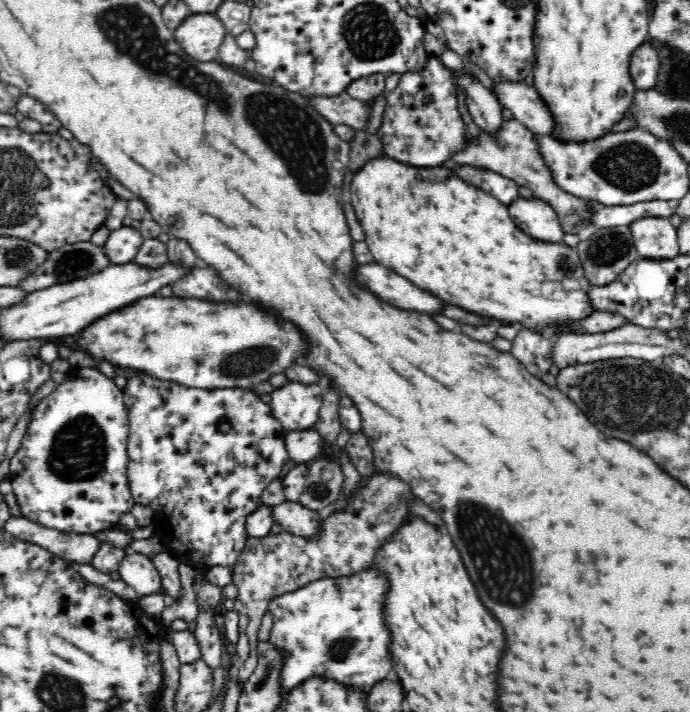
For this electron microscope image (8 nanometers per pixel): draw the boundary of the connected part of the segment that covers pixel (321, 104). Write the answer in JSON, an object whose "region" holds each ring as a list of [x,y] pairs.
{"region":[[[346,92],[337,95],[318,95],[308,98],[310,104],[333,126],[347,124],[353,129],[367,130],[367,120],[371,113],[368,101],[361,101]]]}

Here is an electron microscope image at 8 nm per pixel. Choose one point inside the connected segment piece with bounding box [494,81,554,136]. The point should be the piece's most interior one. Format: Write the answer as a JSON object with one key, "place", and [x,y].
{"place":[528,109]}

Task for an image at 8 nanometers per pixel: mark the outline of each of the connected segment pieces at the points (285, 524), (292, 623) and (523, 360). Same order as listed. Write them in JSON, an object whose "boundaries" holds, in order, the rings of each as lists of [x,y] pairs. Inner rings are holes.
{"boundaries":[[[[284,501],[270,506],[273,522],[293,535],[315,539],[321,529],[323,514],[302,506],[299,502]]],[[[371,568],[354,576],[318,579],[294,592],[273,598],[269,602],[273,626],[268,641],[282,649],[282,653],[286,653],[282,658],[280,672],[282,696],[294,689],[297,684],[312,677],[334,679],[342,685],[352,685],[369,693],[377,682],[391,676],[394,664],[394,659],[390,657],[392,635],[384,621],[384,602],[388,590],[390,583],[384,577],[384,573]]],[[[522,329],[510,344],[512,344],[510,351],[512,357],[520,361],[520,364],[523,364],[534,376],[546,374],[553,364],[553,339],[544,334]]]]}

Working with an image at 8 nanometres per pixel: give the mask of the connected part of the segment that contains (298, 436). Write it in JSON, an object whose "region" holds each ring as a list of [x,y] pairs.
{"region":[[[313,429],[292,430],[288,431],[286,437],[284,437],[284,444],[292,461],[309,465],[309,463],[324,455],[326,441]]]}

